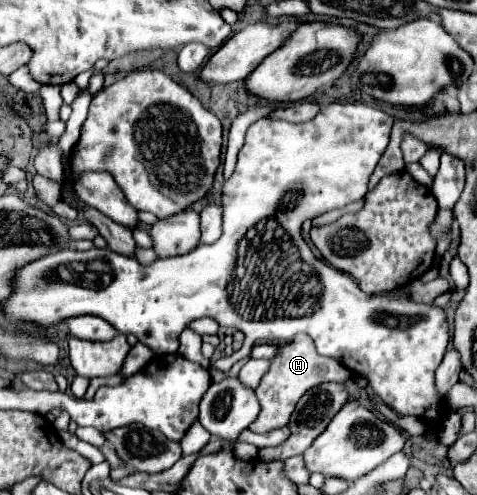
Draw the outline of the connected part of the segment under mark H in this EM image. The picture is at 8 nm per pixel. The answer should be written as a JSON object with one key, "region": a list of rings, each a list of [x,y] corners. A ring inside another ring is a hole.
{"region":[[[297,335],[295,341],[279,345],[277,355],[271,359],[269,371],[263,375],[259,387],[255,389],[255,395],[259,399],[261,405],[261,413],[259,417],[251,423],[249,431],[255,433],[267,433],[279,427],[285,427],[289,423],[289,417],[297,405],[297,401],[311,389],[317,387],[319,383],[327,383],[327,381],[335,381],[335,383],[345,383],[351,377],[351,371],[347,367],[343,367],[341,363],[337,363],[331,357],[323,357],[315,351],[315,345],[311,341],[309,335]]]}

